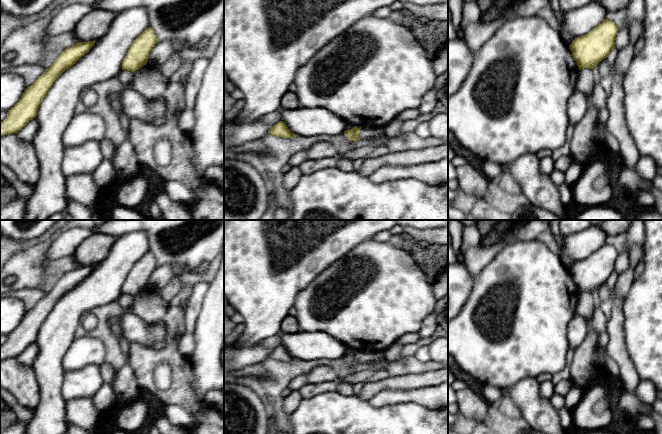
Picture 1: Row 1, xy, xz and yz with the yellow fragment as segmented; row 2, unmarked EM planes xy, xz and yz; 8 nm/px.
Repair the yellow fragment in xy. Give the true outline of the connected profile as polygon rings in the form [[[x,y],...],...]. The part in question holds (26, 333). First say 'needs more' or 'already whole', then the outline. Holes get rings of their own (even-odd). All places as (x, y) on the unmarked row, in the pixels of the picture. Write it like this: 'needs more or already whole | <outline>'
already whole | [[[78,266],[65,273],[55,286],[25,313],[16,329],[8,335],[7,341],[0,346],[0,360],[18,357],[30,344],[36,342],[39,329],[55,304],[88,277],[95,266]]]

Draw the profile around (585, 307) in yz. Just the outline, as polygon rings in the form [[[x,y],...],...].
[[[590,292],[579,294],[578,304],[576,306],[575,314],[589,319],[592,317],[595,310],[594,301]]]

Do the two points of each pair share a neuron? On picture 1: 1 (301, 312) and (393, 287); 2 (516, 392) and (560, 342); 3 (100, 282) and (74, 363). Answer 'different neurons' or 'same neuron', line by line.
1: same neuron
2: different neurons
3: different neurons

